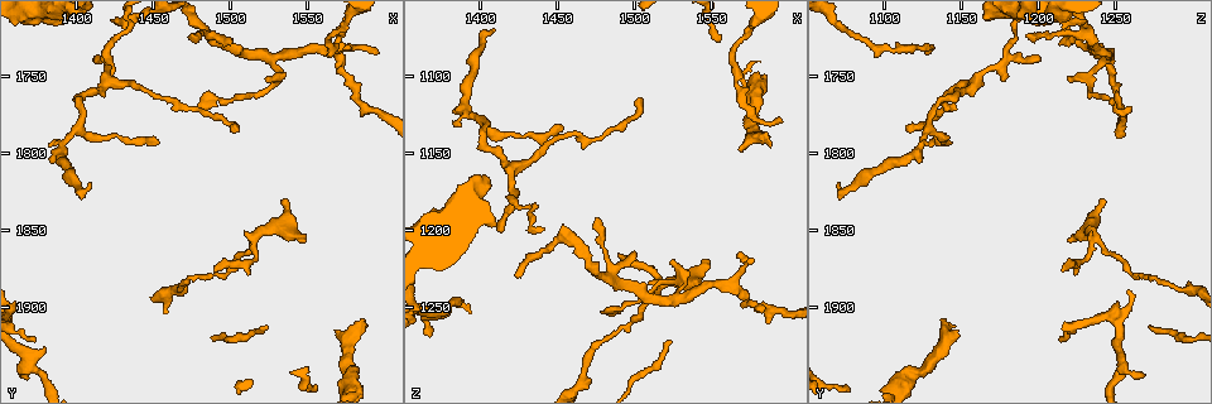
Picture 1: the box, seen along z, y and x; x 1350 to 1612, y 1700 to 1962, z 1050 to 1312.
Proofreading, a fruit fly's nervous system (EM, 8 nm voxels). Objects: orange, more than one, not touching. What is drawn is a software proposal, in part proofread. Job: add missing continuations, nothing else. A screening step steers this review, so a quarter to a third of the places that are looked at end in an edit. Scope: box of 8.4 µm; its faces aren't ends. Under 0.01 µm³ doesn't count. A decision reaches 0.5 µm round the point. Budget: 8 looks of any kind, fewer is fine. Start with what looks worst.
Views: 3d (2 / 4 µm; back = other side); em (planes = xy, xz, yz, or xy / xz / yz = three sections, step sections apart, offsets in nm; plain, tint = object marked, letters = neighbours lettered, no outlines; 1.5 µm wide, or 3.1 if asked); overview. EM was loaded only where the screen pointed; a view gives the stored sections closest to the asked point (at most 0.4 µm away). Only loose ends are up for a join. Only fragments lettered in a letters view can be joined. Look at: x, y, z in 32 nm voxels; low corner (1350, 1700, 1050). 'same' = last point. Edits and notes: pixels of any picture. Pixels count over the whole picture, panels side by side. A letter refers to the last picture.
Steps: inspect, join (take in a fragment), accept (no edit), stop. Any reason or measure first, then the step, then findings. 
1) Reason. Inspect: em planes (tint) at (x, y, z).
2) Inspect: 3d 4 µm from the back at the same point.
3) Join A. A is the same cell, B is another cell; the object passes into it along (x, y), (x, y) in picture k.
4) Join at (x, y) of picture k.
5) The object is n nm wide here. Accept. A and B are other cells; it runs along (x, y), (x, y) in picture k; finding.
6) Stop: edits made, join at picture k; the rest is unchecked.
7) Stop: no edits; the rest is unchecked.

Branch stops here. Inspect: em planes (letters) at (1534, 1830, 1244).

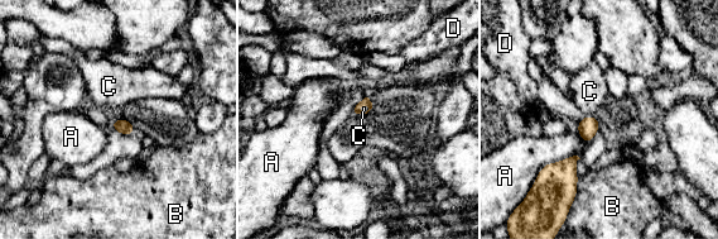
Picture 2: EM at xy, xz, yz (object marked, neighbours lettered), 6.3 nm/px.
The longest contact is with A, 320 nm. Join C. C is the same cell, A, B and D are other cells; the object passes into it along (587, 128), (589, 116), (589, 91) in picture 2; it goes on there.

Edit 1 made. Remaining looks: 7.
Inspect: overview.

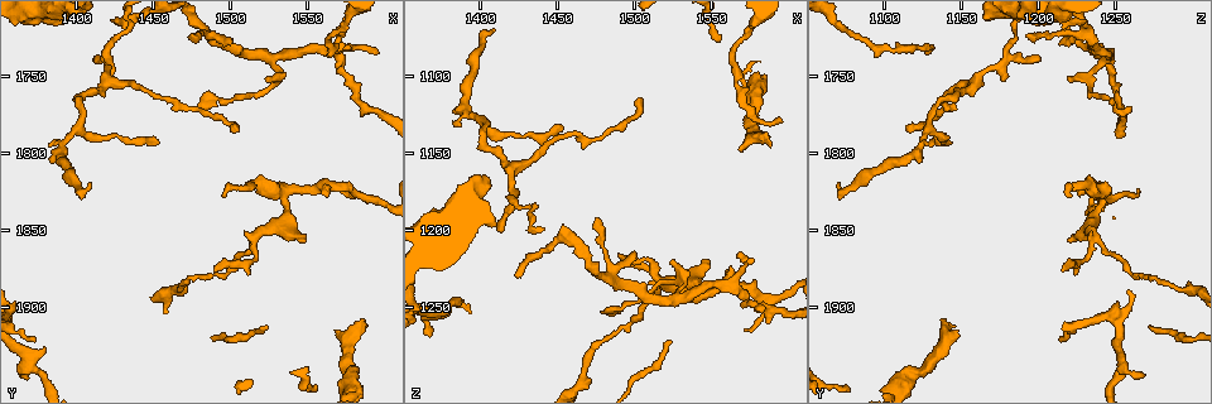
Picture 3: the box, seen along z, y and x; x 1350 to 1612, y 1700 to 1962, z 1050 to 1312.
Thin end. Inspect: 3d 4 µm at (1452, 1790, 1134).

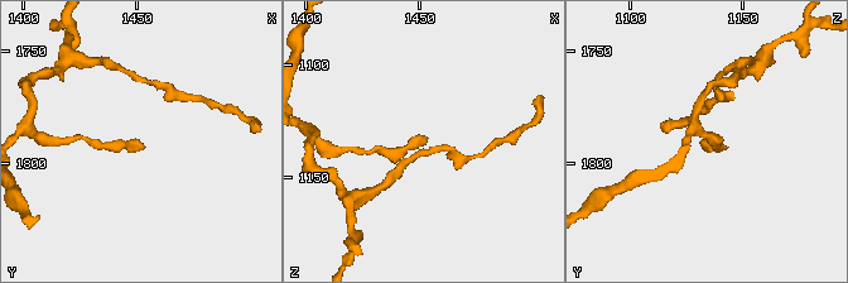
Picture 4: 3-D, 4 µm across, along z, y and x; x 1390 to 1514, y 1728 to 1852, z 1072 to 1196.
Shape alone is not enough. Inspect: em planes (tint) at (1453, 1793, 1131).

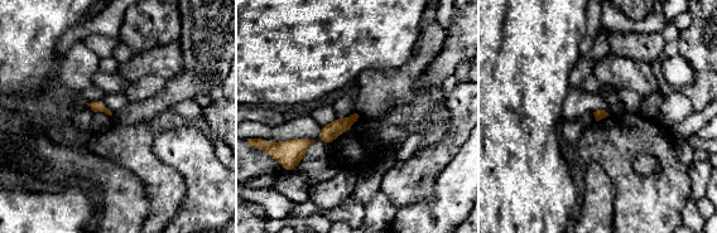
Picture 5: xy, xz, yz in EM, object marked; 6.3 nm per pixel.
What lies round it. Inspect: em planes (letters) at the same point.

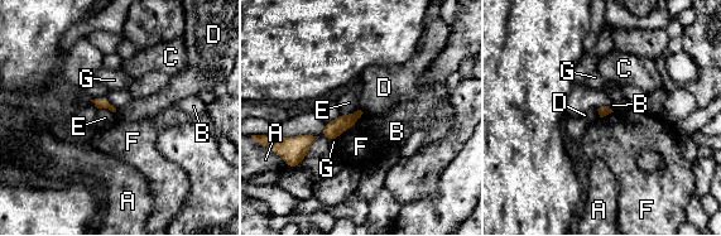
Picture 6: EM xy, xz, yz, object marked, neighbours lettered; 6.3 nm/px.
Accept. A, B, C, D, E, F and G are other cells; it runs along (357, 114), (313, 139), (294, 139) in picture 6; none of them fits.

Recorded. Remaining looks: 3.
Thin end. Inspect: 3d 2 µm at (1500, 1728, 1214).

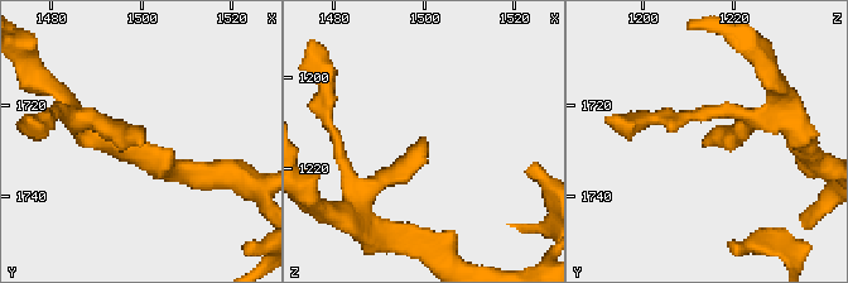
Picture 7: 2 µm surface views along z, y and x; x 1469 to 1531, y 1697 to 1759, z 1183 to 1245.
Need the tissue. Inspect: em planes (plain) at (1501, 1728, 1214).

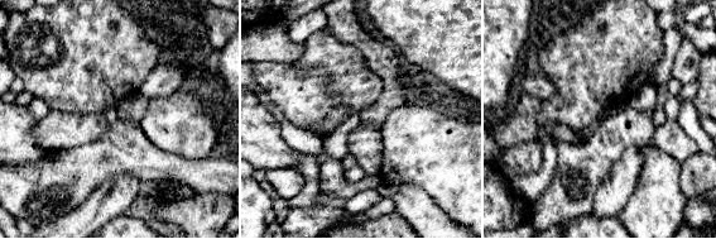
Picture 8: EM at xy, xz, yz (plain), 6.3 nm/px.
Inspect: em planes (letters) at the same point.

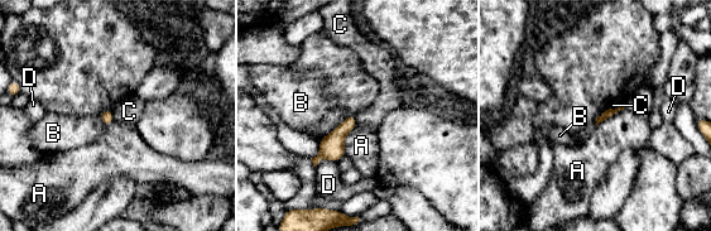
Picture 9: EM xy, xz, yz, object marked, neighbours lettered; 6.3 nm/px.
Accept. A, B, C and D are other cells; a border runs along (623, 104), (606, 109), (597, 118) in picture 9; no lettered fragment goes on from it.

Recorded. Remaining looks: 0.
Stop: edits made, join at picture 2; the rest is unchecked.

